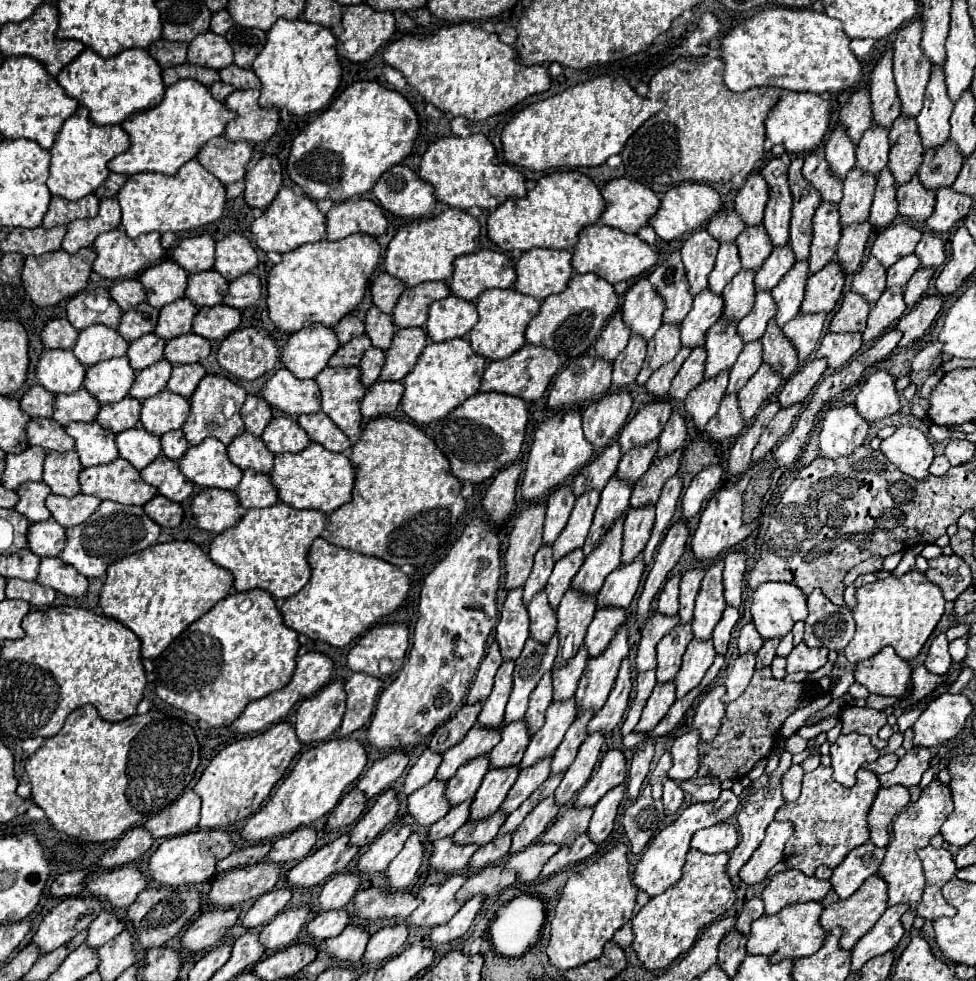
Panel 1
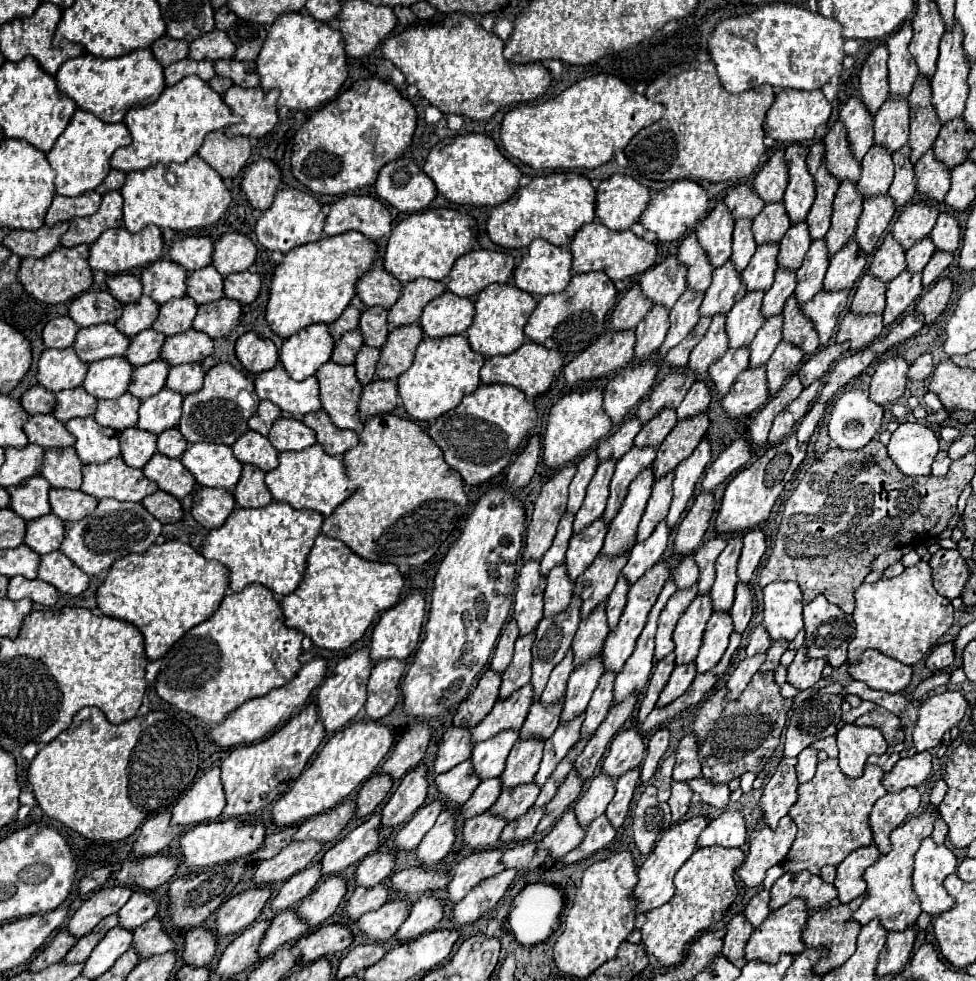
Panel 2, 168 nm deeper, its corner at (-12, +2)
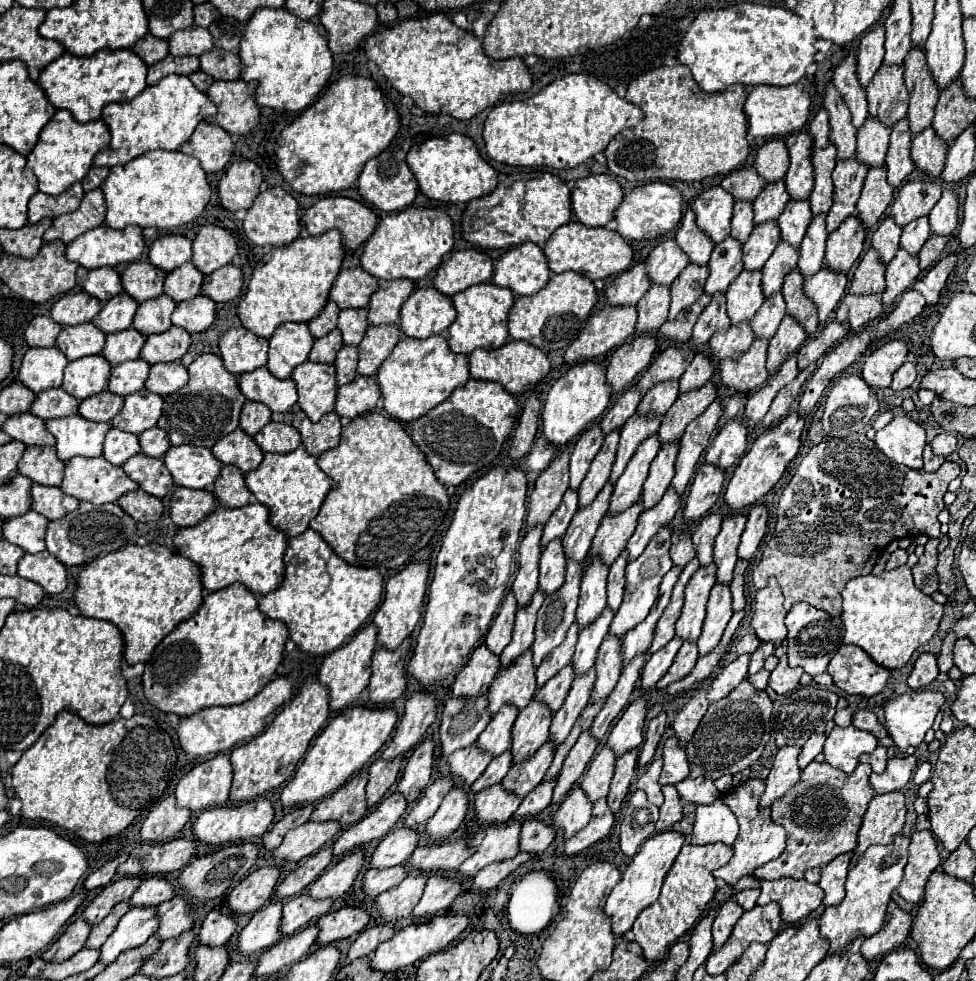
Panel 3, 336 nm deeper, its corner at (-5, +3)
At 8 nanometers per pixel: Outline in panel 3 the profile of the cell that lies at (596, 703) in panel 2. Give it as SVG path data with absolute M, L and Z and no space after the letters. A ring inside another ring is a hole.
M607 634L601 648L599 648L597 662L595 662L597 680L595 680L595 688L591 692L591 702L607 698L611 694L611 690L615 688L615 684L619 680L621 668L623 668L621 638Z

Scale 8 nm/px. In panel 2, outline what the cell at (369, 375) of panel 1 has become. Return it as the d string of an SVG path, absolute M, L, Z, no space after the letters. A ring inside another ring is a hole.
M362 345L362 349L358 351L358 357L356 357L356 363L354 363L356 365L356 377L360 383L366 385L376 377L378 359L380 359L380 349Z

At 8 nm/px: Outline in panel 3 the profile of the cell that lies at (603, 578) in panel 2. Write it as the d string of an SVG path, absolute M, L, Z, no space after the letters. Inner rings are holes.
M637 500L633 506L617 514L607 512L593 538L593 546L589 554L599 556L605 564L611 564L619 556L619 552L625 548L627 540L631 538L631 532L635 530L635 524L641 512L643 512L643 500Z

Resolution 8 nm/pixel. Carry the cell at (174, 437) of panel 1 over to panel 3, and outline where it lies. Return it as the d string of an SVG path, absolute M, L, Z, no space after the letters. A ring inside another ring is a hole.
M153 426L153 428L149 428L149 430L145 430L145 432L139 434L139 446L141 446L141 452L143 452L145 456L161 458L163 452L167 452L167 448L169 448L171 444L169 444L169 440L167 440L167 434L165 434L161 428Z

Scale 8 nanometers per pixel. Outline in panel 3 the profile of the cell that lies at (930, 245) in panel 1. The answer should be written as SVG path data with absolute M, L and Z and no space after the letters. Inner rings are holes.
M943 190L939 202L929 212L931 230L941 232L941 234L951 234L957 228L957 222L959 222L957 210L959 210L957 196L951 190Z

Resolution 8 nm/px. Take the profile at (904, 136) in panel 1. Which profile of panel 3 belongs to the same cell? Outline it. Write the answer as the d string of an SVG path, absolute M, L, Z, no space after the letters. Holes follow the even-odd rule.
M911 46L911 50L903 60L903 68L905 68L905 84L911 94L909 120L911 120L911 132L915 136L915 132L921 132L923 128L931 126L939 90L927 68L923 48Z

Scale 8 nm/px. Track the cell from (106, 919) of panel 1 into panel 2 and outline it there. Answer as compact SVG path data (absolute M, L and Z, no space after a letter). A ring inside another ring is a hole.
M134 893L128 903L118 911L118 927L136 929L138 925L150 921L158 911L158 903L152 893Z

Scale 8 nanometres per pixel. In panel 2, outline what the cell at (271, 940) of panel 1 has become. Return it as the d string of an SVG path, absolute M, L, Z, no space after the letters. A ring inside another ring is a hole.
M332 875L324 879L318 889L314 889L306 899L300 901L300 905L294 909L294 913L312 929L324 923L340 905L342 897L346 893L346 881Z

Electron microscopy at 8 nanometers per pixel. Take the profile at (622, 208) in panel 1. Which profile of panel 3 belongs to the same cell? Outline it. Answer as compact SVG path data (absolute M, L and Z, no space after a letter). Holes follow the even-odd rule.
M597 174L575 182L571 192L571 210L585 226L605 226L619 200L623 200L621 186L611 176Z

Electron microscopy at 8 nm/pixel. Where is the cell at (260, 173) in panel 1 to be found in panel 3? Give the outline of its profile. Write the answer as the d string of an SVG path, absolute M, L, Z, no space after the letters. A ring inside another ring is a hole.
M253 160L233 162L217 182L219 202L225 210L237 212L241 208L251 208L255 196L261 190L263 174Z

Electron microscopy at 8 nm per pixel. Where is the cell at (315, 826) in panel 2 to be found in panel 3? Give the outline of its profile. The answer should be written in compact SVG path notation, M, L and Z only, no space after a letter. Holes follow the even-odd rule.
M361 768L353 778L345 782L339 790L329 794L311 814L311 822L327 822L327 820L339 820L341 824L355 824L359 822L367 812L367 798L365 798L365 786L369 778L369 768Z

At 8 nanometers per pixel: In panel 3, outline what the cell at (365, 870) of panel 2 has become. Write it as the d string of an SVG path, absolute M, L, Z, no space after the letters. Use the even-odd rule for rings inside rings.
M401 826L389 832L383 842L377 846L375 854L371 856L371 868L389 868L397 864L405 864L411 852L417 848L421 834L415 828Z

